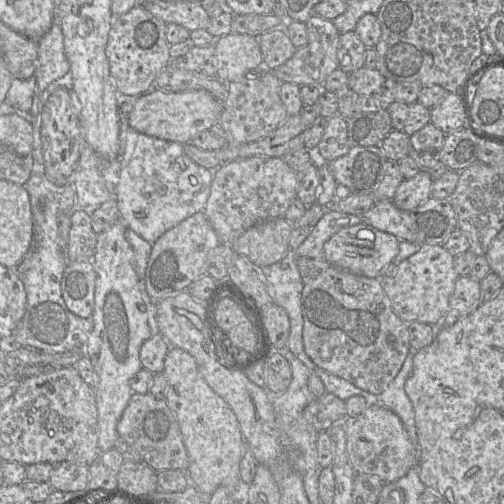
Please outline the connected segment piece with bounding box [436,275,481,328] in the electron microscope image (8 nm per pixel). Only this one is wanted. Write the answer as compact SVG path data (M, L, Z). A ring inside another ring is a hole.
M469 275L458 277L449 300L449 310L439 328L472 313L481 304L480 282Z

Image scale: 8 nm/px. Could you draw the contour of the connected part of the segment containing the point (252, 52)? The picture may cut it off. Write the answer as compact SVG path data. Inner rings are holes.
M232 31L217 38L213 44L216 77L225 83L239 80L247 72L264 66L258 36Z

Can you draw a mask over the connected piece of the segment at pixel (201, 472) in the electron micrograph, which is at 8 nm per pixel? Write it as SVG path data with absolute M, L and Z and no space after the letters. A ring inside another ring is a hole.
M170 347L164 360L163 373L167 379L165 401L179 424L188 455L186 474L189 482L207 496L210 496L218 487L224 486L231 491L232 500L232 492L240 479L239 466L245 451L245 440L235 413L206 383L199 372L195 359L185 350Z

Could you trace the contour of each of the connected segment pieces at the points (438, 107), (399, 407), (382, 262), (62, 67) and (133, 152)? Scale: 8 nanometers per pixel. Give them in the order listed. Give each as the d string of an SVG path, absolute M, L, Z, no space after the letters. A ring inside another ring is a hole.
M447 93L430 109L430 122L445 134L464 127L464 113L456 93Z
M410 347L410 352L406 356L403 365L398 372L397 376L390 382L390 384L378 395L378 404L394 412L401 420L410 440L417 445L417 432L415 424L415 412L411 400L405 392L405 382L408 378L413 366L414 350Z
M367 224L345 227L324 243L325 259L346 271L370 278L379 278L381 271L389 265L399 252L400 240L394 235L380 231Z
M54 13L51 28L38 41L38 58L34 73L37 93L45 91L49 84L68 72L69 62L64 50L63 34Z
M130 128L124 134L120 173L115 188L114 198L120 218L127 228L153 245L166 231L195 213L204 211L210 195L213 174L214 171L198 165L186 155L184 144L151 137Z

